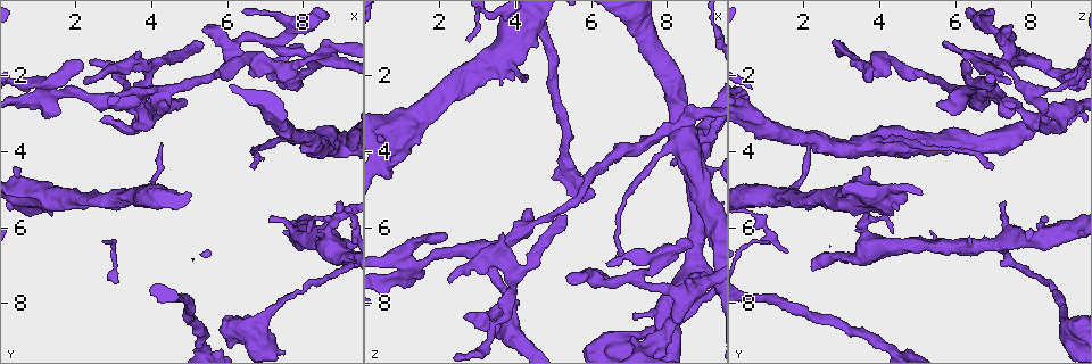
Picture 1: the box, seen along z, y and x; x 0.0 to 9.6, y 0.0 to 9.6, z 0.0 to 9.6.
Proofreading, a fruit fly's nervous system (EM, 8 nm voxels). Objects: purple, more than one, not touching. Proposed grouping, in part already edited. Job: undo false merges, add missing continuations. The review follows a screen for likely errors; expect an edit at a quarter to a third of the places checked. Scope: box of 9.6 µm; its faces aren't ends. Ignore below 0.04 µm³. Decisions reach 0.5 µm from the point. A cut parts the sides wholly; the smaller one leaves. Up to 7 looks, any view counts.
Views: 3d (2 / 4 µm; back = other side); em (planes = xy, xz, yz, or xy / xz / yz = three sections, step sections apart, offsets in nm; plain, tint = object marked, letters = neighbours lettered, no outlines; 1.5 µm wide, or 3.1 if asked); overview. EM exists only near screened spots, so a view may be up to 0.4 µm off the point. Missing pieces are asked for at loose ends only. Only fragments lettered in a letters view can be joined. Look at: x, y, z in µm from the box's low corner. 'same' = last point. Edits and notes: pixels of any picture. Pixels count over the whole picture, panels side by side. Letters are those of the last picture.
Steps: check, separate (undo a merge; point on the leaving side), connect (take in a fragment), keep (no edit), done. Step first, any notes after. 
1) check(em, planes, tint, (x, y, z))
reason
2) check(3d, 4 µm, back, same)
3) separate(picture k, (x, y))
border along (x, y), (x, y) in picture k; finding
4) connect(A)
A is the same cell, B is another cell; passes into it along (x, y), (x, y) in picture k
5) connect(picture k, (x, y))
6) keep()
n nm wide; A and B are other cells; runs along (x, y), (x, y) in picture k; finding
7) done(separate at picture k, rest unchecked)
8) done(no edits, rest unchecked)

check(em, xz, step 8, tint, (6.75, 4.40, 6.95))
tapers out

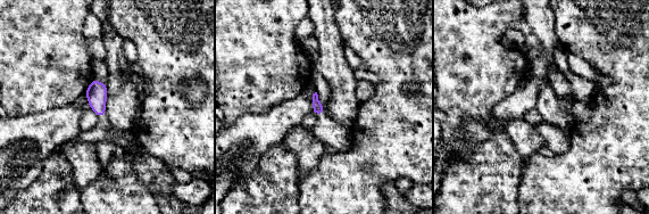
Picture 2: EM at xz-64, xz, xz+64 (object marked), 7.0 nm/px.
check(em, planes, tint, same)
cut it another way

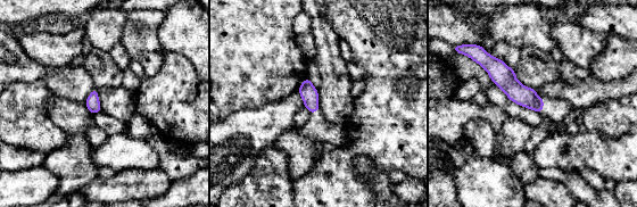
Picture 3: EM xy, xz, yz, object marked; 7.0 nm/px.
check(em, planes, letters, same)
what lies round it

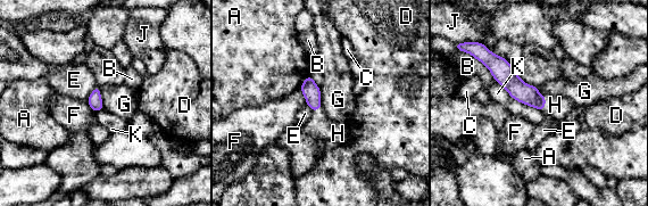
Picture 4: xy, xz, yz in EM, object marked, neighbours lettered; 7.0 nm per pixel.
connect(H)
H is the same cell, A, B, C, D, E, F, G, J and K are other cells; passes into it along (518, 90), (545, 104), (558, 107) in picture 4; the cell continues

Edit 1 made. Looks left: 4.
check(em, planes, letters, (1.40, 2.45, 7.00))

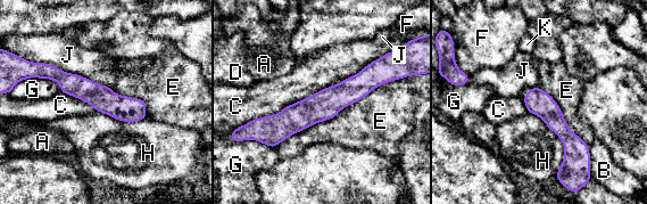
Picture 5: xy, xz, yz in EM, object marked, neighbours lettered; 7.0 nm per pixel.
keep()
A, B, C, D, E, F, G, H, J and K are other cells; border along (528, 112), (562, 143), (556, 176) in picture 5; continuous, no second cell

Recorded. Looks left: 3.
check(3d, 2 µm, (8.65, 1.15, 2.80))

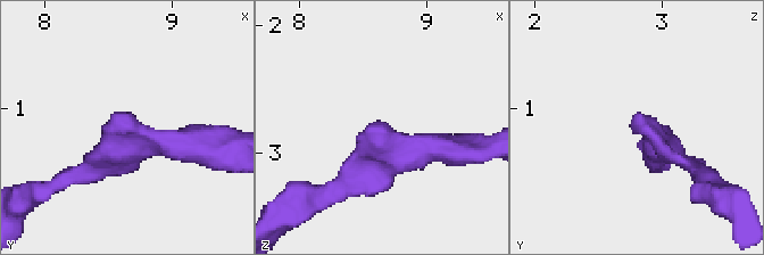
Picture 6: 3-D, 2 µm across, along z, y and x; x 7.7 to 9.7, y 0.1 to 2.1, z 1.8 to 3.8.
check(em, yz, step 4, letters, (8.66, 1.06, 2.74))

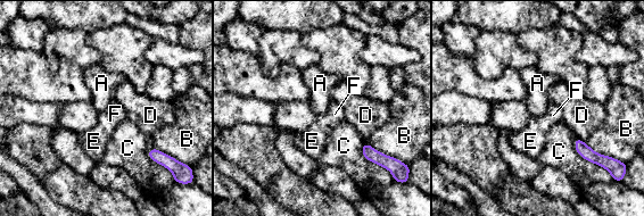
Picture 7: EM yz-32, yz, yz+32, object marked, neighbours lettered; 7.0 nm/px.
check(em, planes, letters, same)

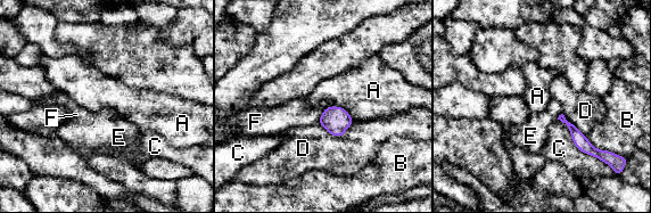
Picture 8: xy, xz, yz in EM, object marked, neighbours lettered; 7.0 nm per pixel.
keep()
C touches over 380 nm; A, B, C, D, E and F are other cells; border along (329, 105), (343, 107), (354, 120) in picture 8; no lettered fragment goes on from it

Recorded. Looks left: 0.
done(connect at picture 4, rest unchecked)

